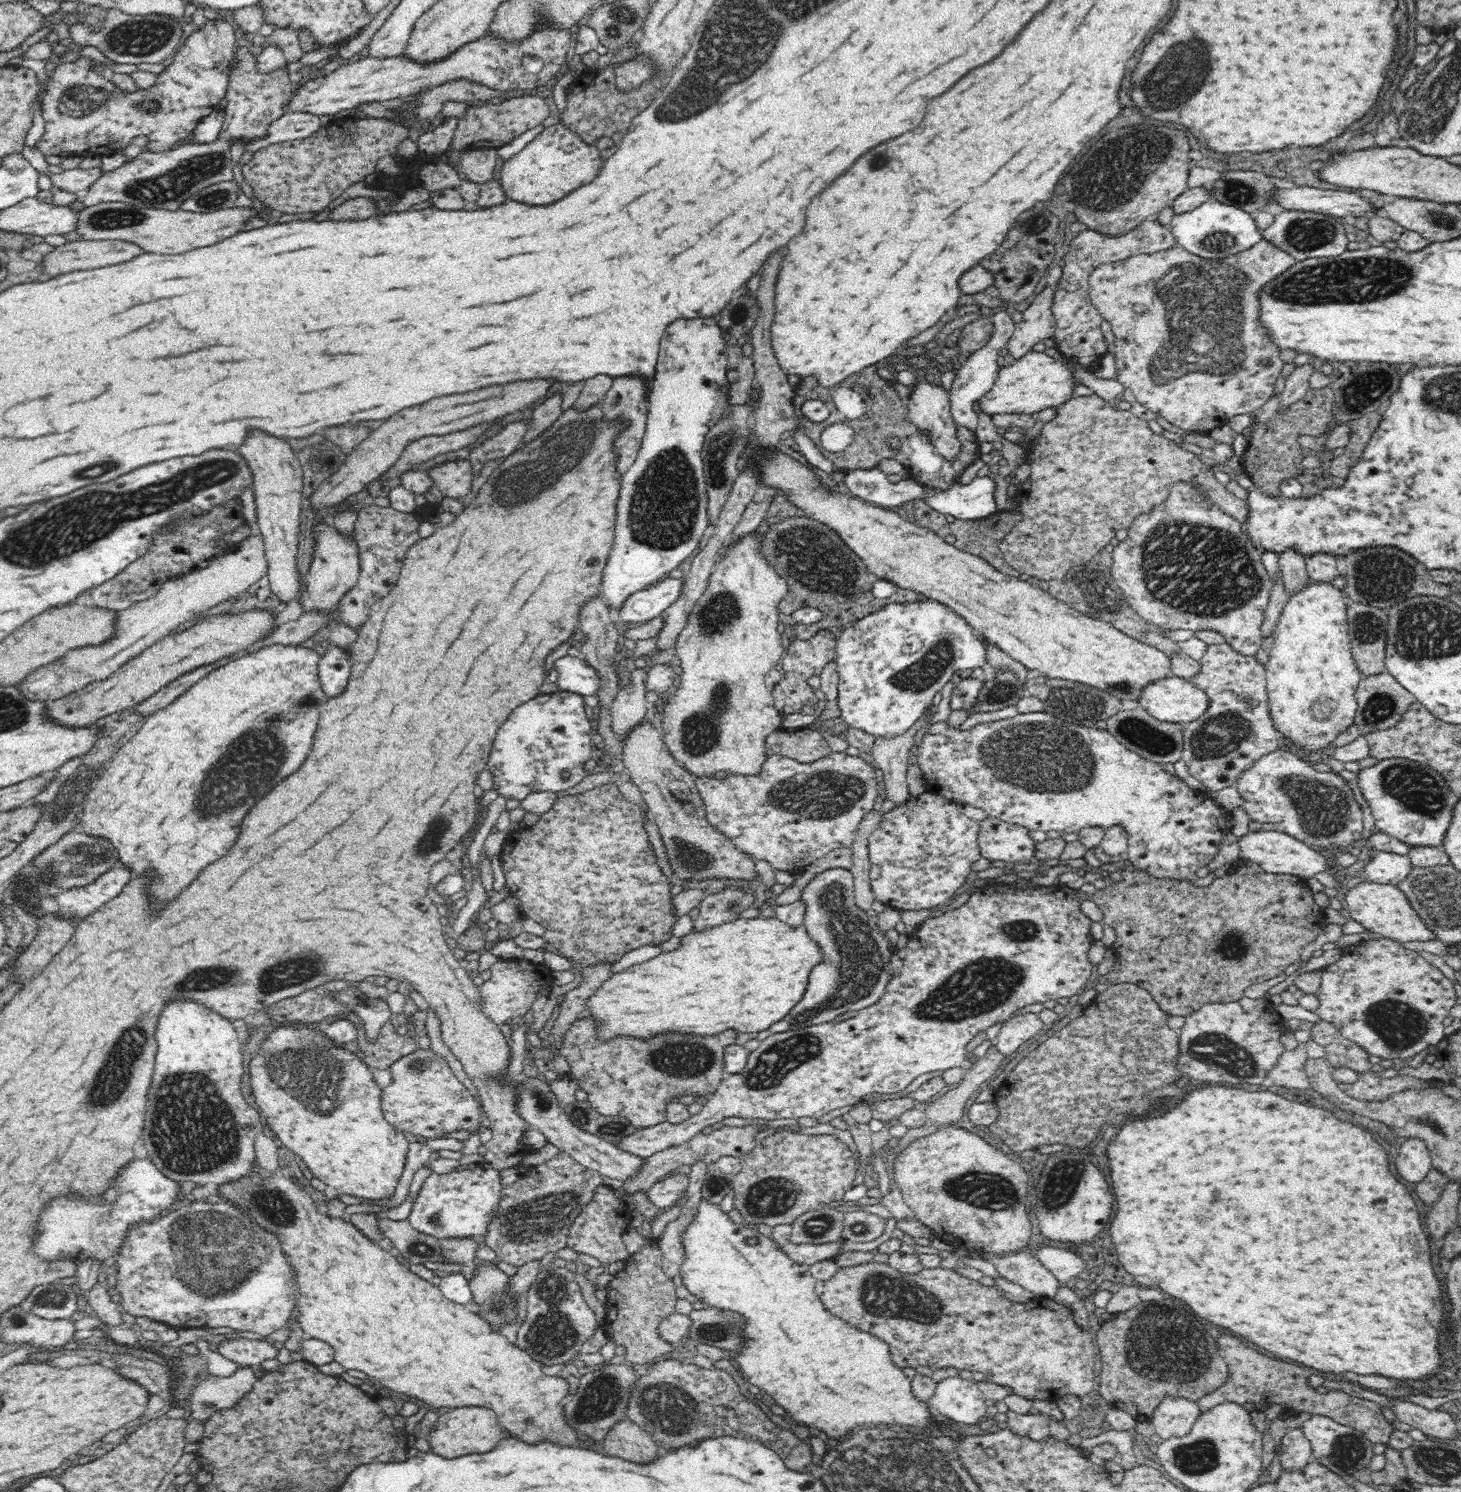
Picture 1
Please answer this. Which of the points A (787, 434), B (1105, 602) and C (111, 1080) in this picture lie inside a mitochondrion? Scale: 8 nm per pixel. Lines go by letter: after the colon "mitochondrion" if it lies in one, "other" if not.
A: other
B: mitochondrion
C: mitochondrion

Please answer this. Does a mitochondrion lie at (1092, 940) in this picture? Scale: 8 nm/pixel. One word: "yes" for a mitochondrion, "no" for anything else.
no

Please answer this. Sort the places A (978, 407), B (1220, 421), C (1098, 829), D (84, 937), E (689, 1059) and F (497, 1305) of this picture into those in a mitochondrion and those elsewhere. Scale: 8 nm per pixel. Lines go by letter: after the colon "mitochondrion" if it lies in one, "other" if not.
A: other
B: other
C: other
D: other
E: mitochondrion
F: mitochondrion

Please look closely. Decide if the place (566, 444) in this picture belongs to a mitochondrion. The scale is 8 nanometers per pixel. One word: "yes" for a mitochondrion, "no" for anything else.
yes

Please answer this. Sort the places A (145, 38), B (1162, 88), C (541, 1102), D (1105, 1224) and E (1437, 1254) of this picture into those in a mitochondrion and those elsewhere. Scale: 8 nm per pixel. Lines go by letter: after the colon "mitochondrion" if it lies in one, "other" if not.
A: mitochondrion
B: mitochondrion
C: mitochondrion
D: other
E: other

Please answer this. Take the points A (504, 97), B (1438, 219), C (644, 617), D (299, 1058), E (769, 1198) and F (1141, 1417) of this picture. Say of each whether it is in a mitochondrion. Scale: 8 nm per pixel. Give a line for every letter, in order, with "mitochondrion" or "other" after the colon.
A: other
B: mitochondrion
C: other
D: mitochondrion
E: mitochondrion
F: other

